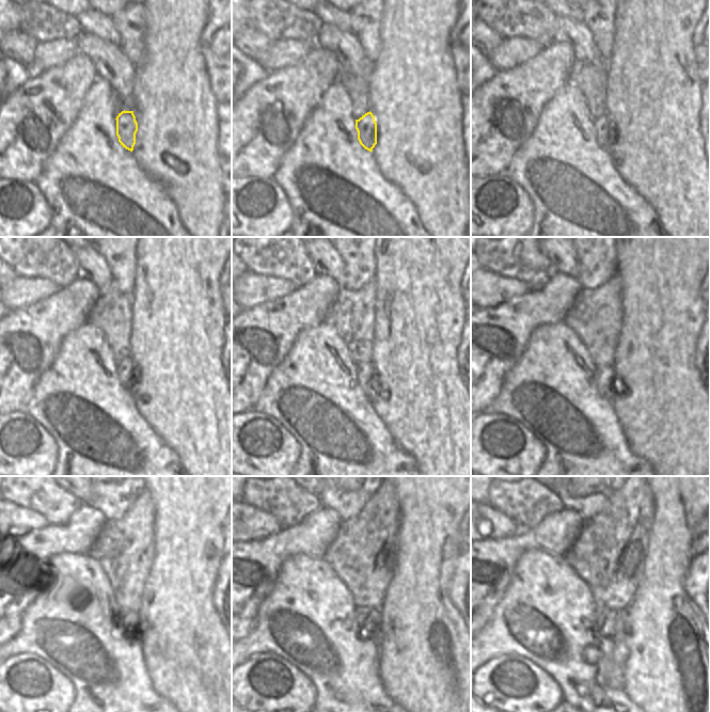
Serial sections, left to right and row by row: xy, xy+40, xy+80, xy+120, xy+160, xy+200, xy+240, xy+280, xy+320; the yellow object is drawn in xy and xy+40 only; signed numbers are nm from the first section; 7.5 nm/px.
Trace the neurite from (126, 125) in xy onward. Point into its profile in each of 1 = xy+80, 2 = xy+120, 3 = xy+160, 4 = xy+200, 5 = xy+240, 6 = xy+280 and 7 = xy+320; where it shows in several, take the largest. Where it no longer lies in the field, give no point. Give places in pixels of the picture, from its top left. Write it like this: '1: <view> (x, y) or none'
1: xy+80 (603, 127)
2: xy+120 (125, 368)
3: xy+160 (365, 370)
4: xy+200 (604, 375)
5: xy+240 (129, 619)
6: xy+280 (368, 619)
7: xy+320 (610, 622)

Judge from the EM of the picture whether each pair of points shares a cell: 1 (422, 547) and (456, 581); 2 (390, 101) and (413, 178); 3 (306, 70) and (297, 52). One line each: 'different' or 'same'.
1: different
2: same
3: different

